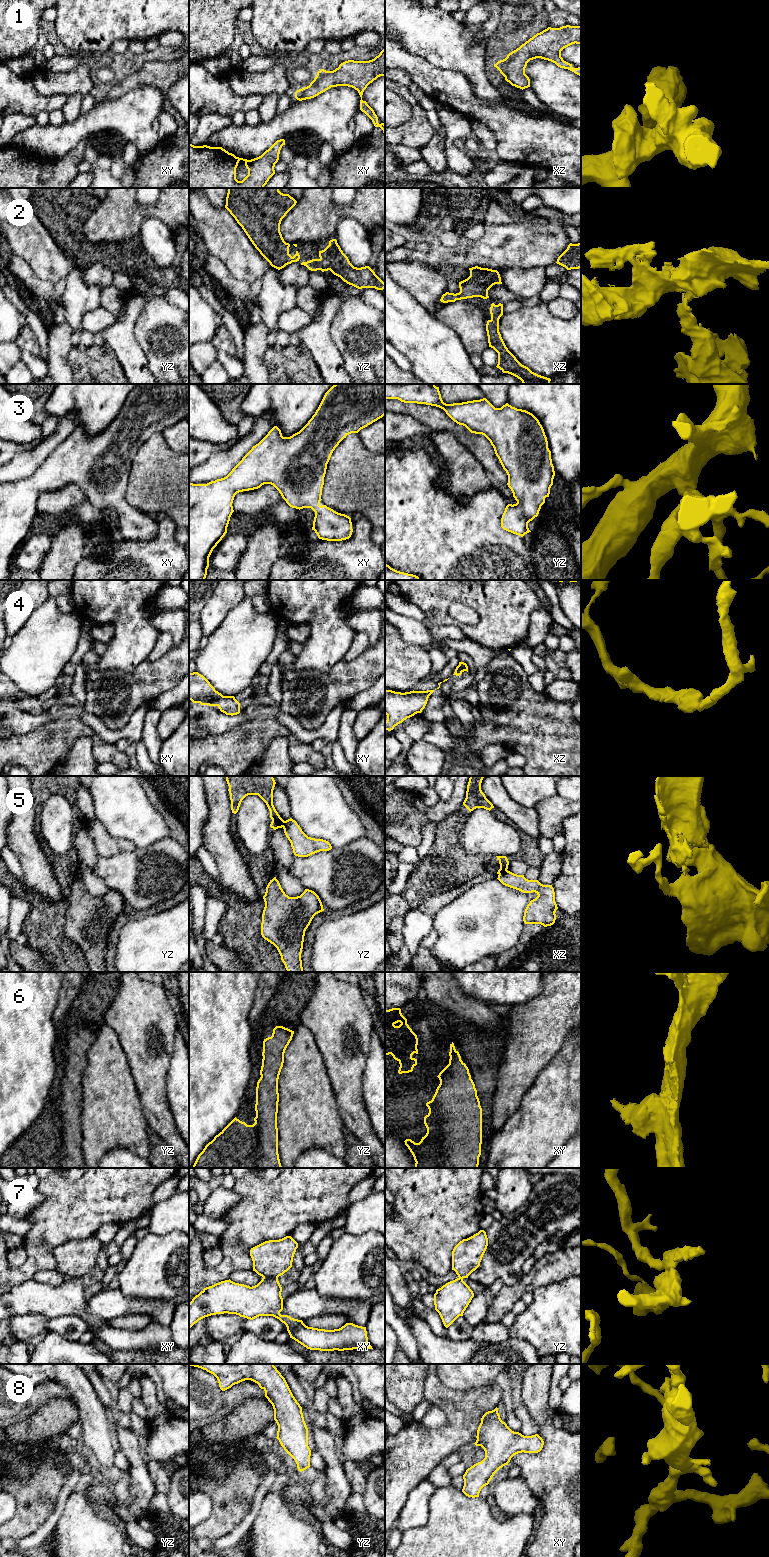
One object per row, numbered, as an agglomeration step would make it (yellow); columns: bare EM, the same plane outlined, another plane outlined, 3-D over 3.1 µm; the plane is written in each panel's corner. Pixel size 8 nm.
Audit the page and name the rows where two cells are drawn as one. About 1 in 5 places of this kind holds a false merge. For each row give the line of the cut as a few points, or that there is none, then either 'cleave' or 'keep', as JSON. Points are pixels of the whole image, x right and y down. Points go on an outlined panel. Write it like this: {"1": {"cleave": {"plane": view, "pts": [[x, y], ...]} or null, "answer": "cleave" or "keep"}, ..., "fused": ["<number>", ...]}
{"1": {"cleave": null, "answer": "keep"}, "2": {"cleave": null, "answer": "keep"}, "3": {"cleave": null, "answer": "keep"}, "4": {"cleave": null, "answer": "keep"}, "5": {"cleave": {"plane": "xz", "pts": [[507, 870], [499, 874]]}, "answer": "cleave"}, "6": {"cleave": null, "answer": "keep"}, "7": {"cleave": {"plane": "xy", "pts": [[263, 1277], [277, 1278]]}, "answer": "cleave"}, "8": {"cleave": null, "answer": "keep"}, "fused": ["5", "7"]}

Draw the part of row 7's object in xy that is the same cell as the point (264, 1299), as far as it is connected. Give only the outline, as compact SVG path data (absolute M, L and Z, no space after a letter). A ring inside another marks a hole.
M262 1278L252 1287L230 1279L206 1287L189 1303L189 1329L199 1320L216 1314L236 1314L250 1320L273 1316L286 1325L290 1338L310 1350L373 1349L368 1343L366 1327L346 1323L339 1329L325 1330L308 1327L302 1320L281 1315L281 1292L278 1278Z

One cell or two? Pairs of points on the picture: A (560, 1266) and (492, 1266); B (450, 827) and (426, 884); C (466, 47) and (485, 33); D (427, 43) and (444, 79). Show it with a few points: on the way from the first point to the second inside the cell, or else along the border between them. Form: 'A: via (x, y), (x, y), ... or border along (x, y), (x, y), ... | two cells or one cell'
A: border along (523, 1274), (515, 1282), (504, 1284) | two cells
B: via (446, 841), (446, 863), (439, 870) | one cell
C: border along (476, 33), (477, 41), (486, 40) | two cells
D: border along (417, 56), (424, 57), (436, 66), (461, 72) | two cells

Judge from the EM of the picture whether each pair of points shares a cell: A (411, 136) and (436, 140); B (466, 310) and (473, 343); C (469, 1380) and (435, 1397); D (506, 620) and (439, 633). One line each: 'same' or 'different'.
A: different
B: same
C: different
D: different

